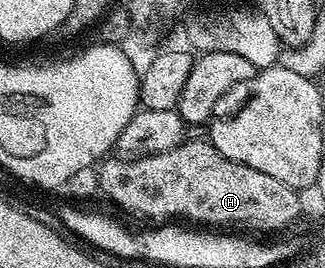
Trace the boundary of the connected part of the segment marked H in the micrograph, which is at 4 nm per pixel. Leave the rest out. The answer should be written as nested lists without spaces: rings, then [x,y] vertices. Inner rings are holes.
[[[205,138],[183,141],[178,147],[154,155],[107,157],[98,167],[98,190],[130,215],[143,215],[152,221],[189,221],[214,229],[282,231],[302,211],[299,192],[252,169],[228,161]]]

